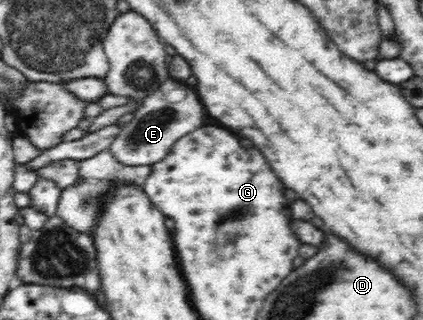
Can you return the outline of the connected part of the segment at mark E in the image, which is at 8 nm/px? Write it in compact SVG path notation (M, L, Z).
M170 78L142 100L141 107L135 112L132 120L122 125L118 136L107 150L122 165L152 166L168 156L168 152L179 138L204 126L204 118L206 110L198 100L196 92Z

